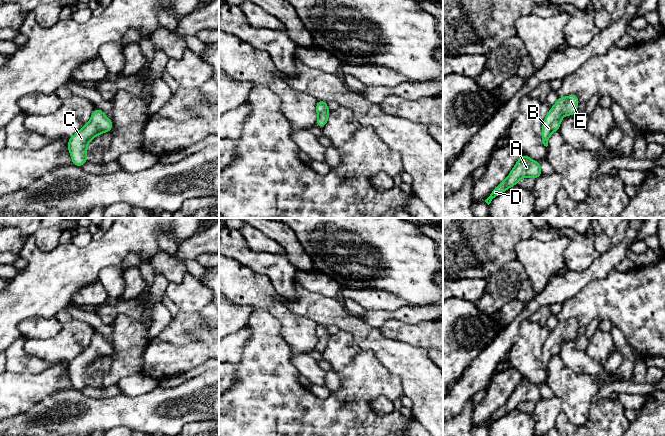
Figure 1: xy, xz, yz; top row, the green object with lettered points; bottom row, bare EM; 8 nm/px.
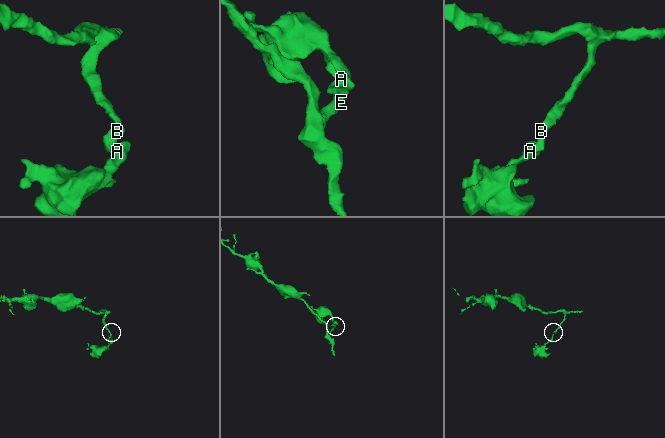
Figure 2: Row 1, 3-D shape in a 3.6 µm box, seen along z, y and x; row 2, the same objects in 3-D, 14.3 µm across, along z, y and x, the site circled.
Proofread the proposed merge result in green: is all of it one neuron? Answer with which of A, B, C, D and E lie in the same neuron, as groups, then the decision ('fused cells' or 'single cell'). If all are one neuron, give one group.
A B C D E; single cell

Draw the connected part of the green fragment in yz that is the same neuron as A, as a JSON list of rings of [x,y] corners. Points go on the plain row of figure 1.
[[[522,378],[508,401],[494,412],[485,426],[489,429],[496,420],[503,417],[510,411],[517,409],[521,402],[532,401],[537,403],[540,401],[542,399],[540,387],[540,385],[534,385],[527,379]]]

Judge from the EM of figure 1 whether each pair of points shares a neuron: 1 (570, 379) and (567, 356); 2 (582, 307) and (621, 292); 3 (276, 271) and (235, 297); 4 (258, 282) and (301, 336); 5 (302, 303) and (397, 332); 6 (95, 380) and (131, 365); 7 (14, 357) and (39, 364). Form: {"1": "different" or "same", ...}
{"1": "different", "2": "same", "3": "different", "4": "same", "5": "different", "6": "different", "7": "same"}

